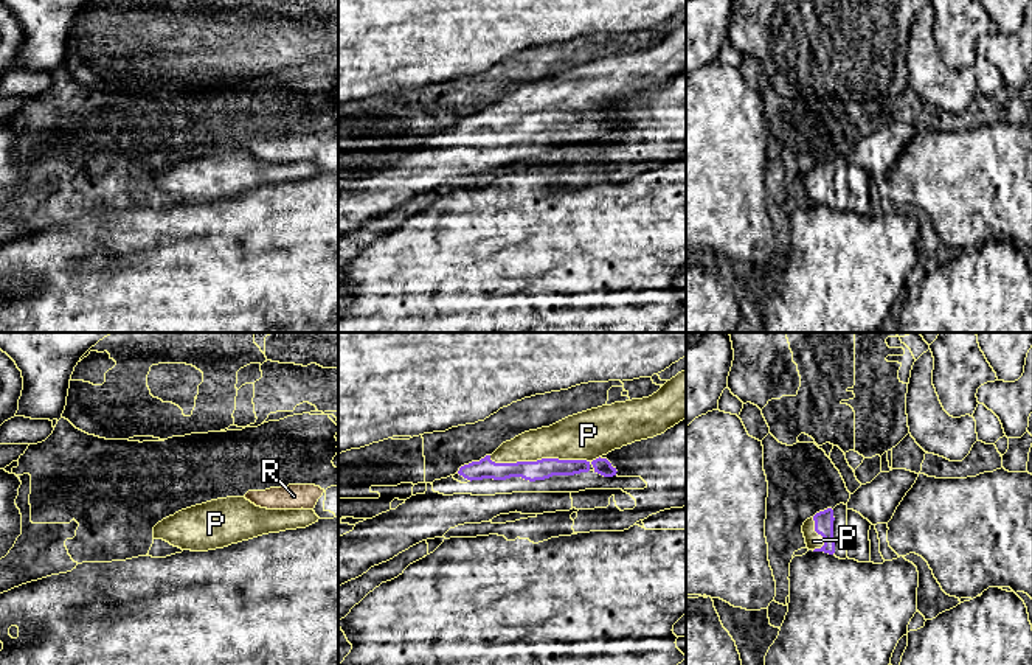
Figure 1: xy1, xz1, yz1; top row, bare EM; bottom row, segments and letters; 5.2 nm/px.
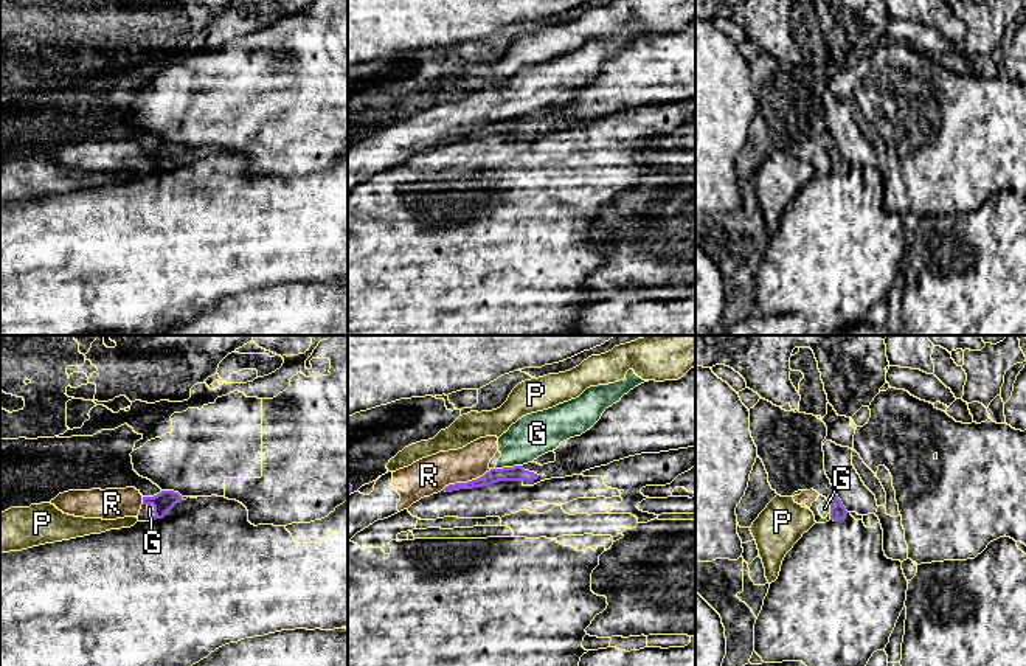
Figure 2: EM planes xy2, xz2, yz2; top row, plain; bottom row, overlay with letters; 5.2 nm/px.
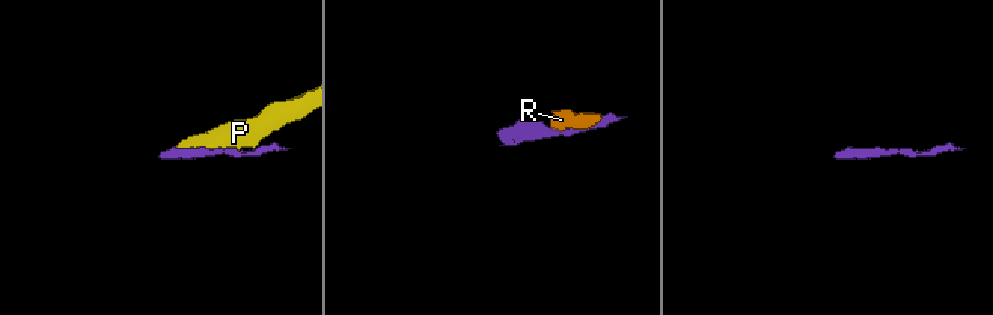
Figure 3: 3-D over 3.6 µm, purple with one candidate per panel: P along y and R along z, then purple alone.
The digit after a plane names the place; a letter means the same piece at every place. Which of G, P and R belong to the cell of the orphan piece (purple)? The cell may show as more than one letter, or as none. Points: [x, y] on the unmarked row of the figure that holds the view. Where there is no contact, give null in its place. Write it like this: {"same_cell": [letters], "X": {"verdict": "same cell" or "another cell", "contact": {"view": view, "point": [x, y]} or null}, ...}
{"same_cell": ["P"], "G": {"verdict": "another cell", "contact": {"view": "xz2", "point": [508, 120]}}, "P": {"verdict": "same cell", "contact": {"view": "xz1", "point": [539, 112]}}, "R": {"verdict": "another cell", "contact": {"view": "xz2", "point": [467, 134]}}}

